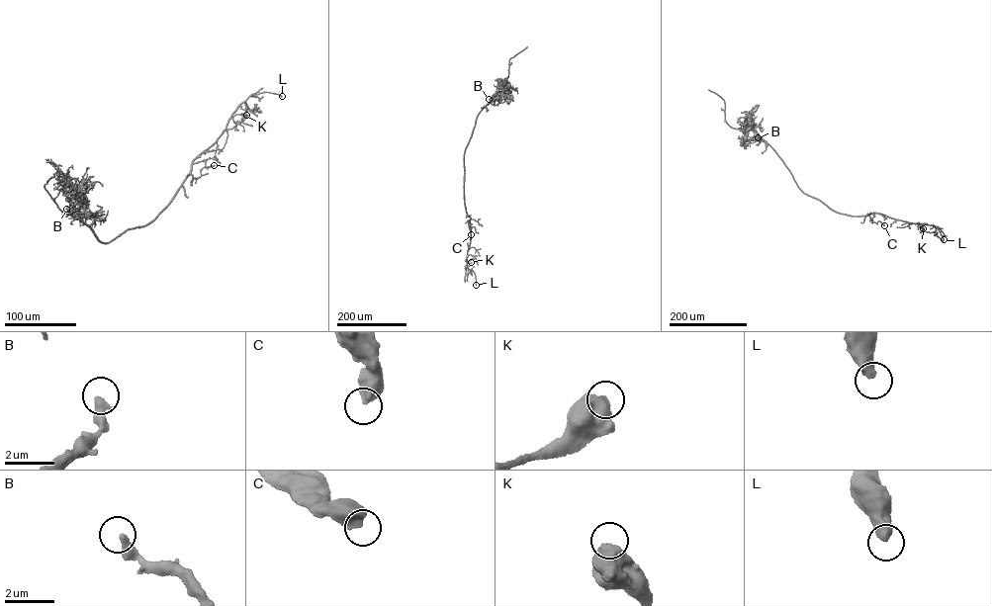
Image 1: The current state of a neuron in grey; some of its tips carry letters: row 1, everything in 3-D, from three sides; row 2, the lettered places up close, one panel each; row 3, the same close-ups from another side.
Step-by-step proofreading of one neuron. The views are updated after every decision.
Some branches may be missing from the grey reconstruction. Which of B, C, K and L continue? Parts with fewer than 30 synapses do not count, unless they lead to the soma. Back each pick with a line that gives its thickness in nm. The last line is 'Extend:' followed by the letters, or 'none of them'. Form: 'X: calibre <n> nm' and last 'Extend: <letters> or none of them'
Extend: none of them

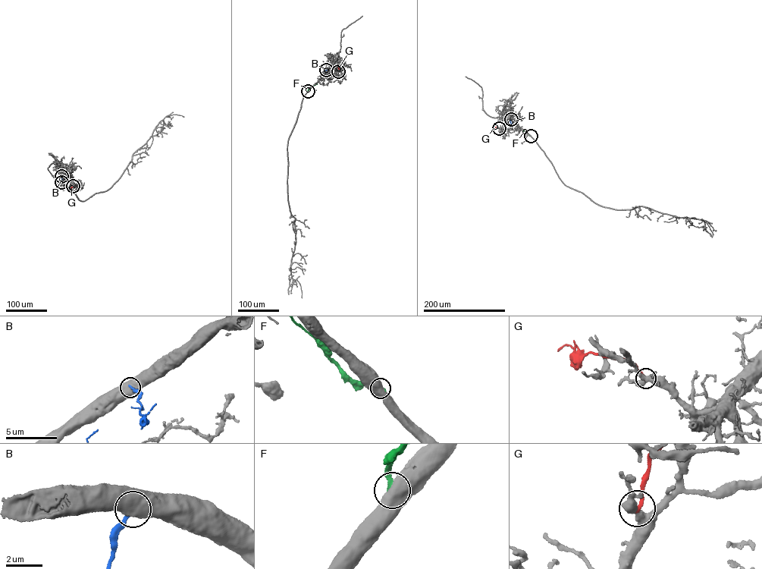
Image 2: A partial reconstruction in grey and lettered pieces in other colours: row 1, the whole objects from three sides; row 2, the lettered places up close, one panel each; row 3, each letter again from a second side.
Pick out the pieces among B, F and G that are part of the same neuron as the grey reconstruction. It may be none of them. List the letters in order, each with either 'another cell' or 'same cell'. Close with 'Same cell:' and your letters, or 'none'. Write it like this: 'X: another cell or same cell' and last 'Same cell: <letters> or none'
B: another cell
F: another cell
G: another cell
Same cell: none

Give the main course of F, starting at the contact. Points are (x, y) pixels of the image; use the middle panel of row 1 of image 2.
F: (308, 91), (317, 84)

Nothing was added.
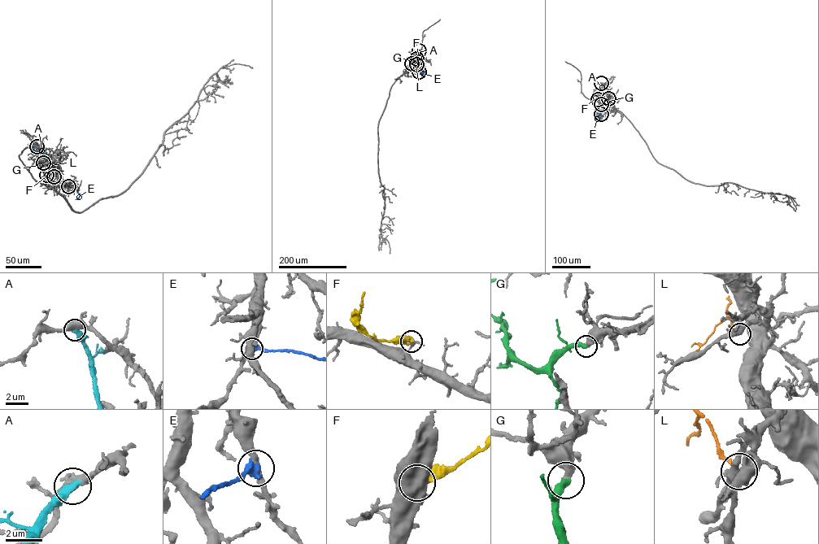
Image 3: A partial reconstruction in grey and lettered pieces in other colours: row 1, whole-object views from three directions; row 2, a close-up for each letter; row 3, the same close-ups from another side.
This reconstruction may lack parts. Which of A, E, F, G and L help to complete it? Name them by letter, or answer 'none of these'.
G

